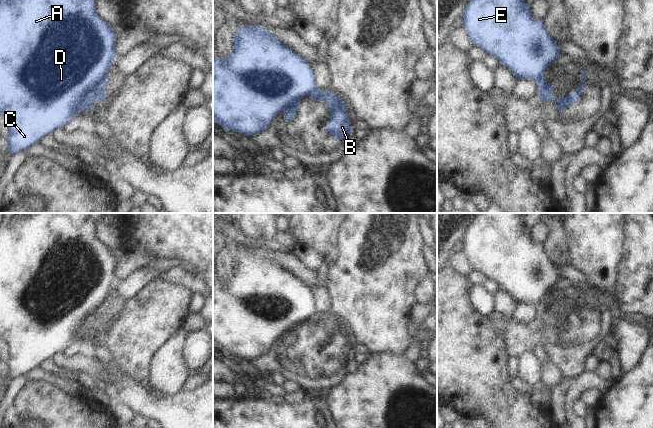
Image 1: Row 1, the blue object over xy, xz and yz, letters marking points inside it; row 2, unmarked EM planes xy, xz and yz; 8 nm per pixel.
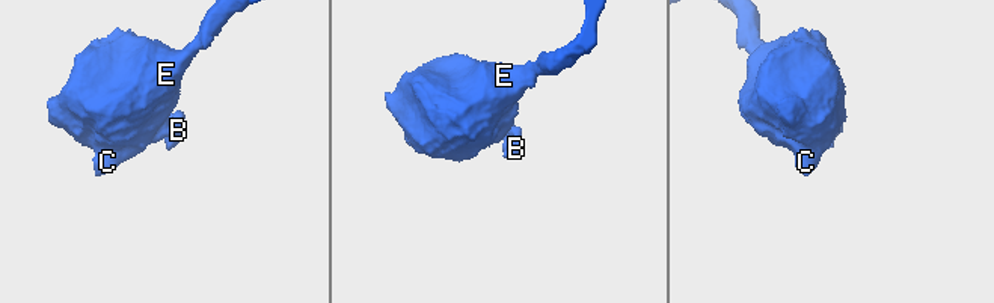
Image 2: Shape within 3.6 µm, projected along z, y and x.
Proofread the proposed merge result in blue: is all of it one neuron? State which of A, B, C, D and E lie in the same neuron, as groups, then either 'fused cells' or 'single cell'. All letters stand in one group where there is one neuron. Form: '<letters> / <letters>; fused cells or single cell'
A C D E / B; fused cells

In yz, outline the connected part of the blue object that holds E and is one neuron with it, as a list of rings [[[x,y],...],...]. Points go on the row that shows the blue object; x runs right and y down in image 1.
[[[470,0],[462,17],[463,27],[474,46],[497,57],[500,65],[507,66],[517,80],[534,80],[540,93],[548,86],[544,79],[545,70],[561,53],[544,21],[532,17],[531,6],[524,0]]]

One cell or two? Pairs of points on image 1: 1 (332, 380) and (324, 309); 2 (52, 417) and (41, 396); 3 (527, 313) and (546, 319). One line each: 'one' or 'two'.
1: two
2: one
3: two

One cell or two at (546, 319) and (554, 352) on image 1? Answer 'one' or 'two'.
one

